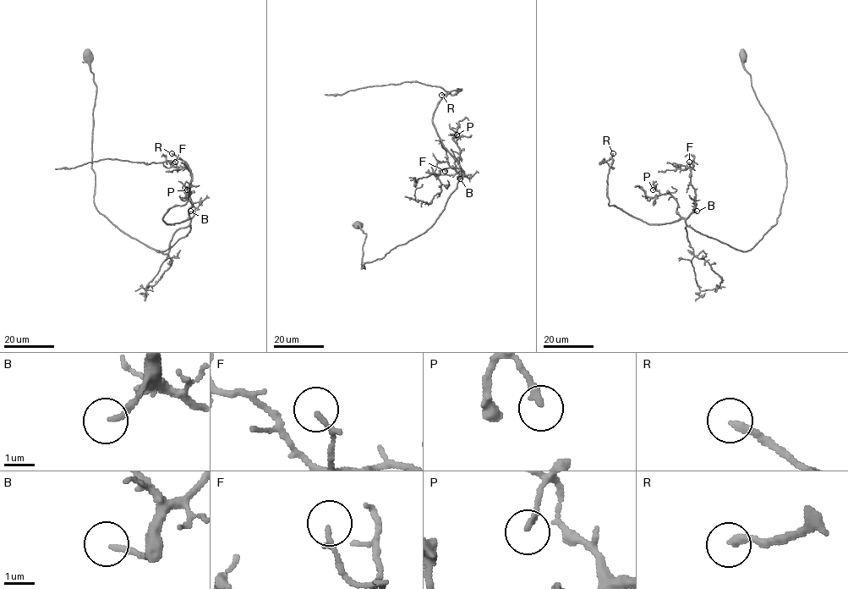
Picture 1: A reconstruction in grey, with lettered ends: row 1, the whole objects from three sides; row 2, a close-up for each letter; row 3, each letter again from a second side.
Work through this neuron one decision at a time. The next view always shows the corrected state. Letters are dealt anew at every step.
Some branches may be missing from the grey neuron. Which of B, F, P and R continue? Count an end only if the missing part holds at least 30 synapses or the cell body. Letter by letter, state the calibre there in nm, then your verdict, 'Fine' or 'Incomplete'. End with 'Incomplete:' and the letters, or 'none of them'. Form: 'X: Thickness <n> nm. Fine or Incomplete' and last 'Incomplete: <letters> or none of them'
B: Thickness 170 nm. Fine
F: Thickness 140 nm. Fine
P: Thickness 190 nm. Fine
R: Thickness 240 nm. Incomplete
Incomplete: R

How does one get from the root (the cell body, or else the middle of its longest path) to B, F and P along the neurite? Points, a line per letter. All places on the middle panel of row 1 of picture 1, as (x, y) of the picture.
B: (357, 225), (366, 234), (364, 268), (364, 263), (424, 233), (456, 187), (460, 167), (460, 178)
F: (357, 225), (366, 234), (364, 268), (434, 222), (460, 167), (464, 175), (445, 171)
P: (357, 225), (366, 234), (364, 268), (364, 263), (424, 233), (459, 179), (456, 134)

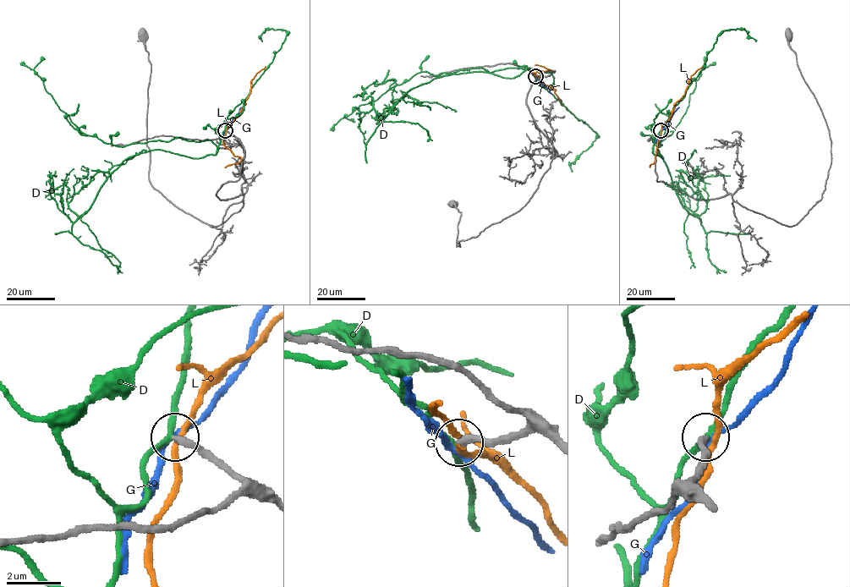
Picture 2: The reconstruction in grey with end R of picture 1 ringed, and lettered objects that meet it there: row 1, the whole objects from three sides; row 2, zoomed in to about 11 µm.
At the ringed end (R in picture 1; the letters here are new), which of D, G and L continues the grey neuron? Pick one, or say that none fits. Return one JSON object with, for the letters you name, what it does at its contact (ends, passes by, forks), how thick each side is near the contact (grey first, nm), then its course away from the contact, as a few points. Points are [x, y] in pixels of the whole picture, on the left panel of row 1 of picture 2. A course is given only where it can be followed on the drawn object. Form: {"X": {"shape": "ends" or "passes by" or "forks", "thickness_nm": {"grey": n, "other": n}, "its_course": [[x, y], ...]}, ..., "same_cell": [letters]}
{"same_cell": []}

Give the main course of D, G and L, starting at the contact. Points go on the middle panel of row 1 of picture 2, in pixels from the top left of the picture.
D: (534, 76), (528, 68), (512, 78), (482, 72), (439, 77), (412, 88), (378, 121), (405, 96), (455, 112)
G: (534, 76), (552, 94)
L: (535, 77), (555, 90), (561, 104), (575, 117)

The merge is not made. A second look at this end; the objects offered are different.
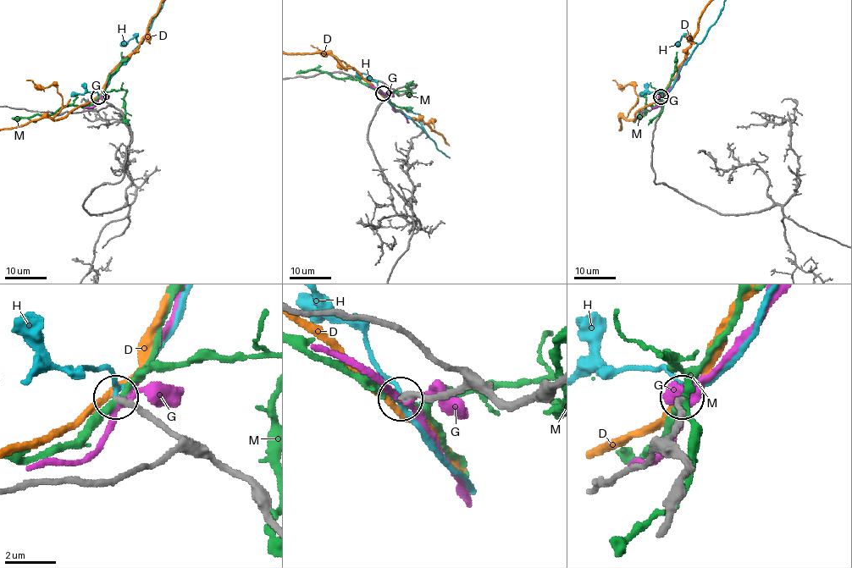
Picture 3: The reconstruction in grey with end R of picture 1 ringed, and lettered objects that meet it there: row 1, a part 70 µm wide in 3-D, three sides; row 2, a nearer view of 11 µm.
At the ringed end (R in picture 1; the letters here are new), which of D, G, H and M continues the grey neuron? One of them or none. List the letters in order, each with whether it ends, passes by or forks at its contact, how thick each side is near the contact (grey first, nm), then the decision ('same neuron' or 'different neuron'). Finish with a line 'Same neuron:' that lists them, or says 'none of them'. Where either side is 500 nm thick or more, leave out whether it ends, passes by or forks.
D: it passes by | 240/260 nm | different neuron
G: it forks | 320/190 nm | different neuron
H: it passes by | 260/160 nm | same neuron
M: it passes by | 280/240 nm | different neuron
Same neuron: H

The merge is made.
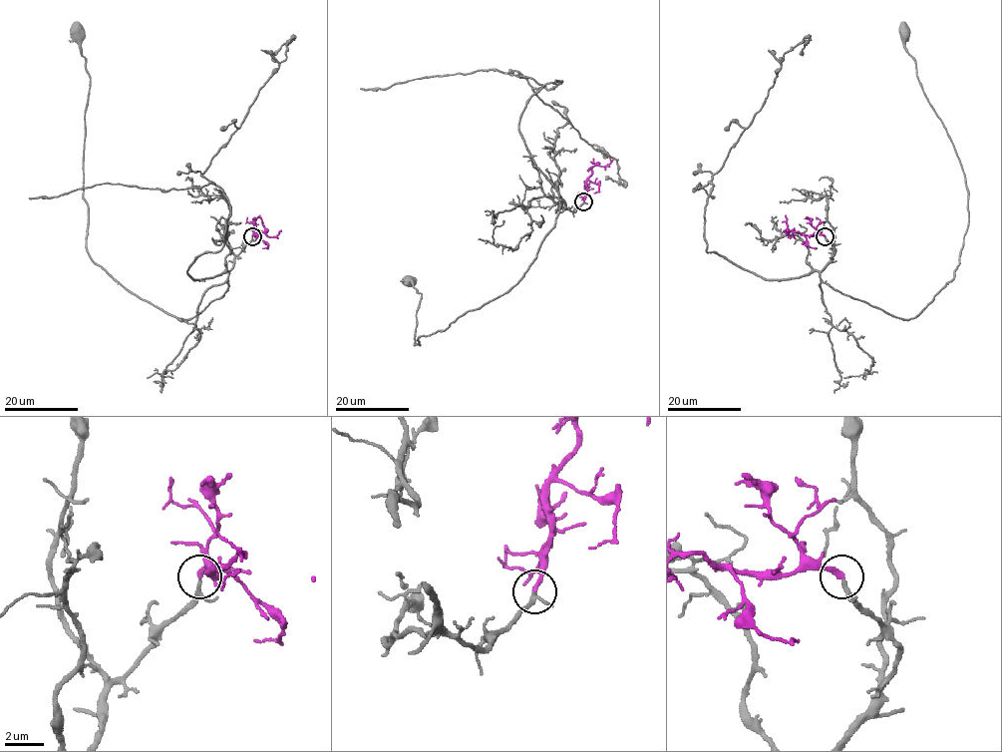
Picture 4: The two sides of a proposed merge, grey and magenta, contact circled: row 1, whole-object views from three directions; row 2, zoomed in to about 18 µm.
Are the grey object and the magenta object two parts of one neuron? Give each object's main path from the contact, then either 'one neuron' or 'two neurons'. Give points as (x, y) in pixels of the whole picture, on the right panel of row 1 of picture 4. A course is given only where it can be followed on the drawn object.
course grey (825, 236), (835, 252), (821, 279), (904, 319), (958, 265), (966, 178), (904, 32); course magenta (825, 235), (805, 235), (792, 231), (788, 233), (790, 236), (784, 230); one neuron

